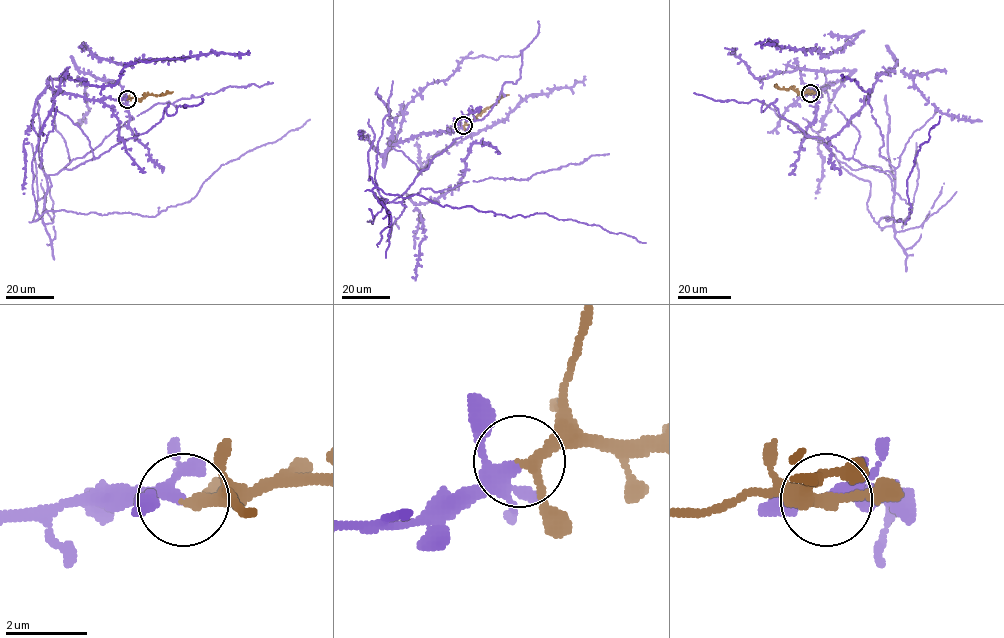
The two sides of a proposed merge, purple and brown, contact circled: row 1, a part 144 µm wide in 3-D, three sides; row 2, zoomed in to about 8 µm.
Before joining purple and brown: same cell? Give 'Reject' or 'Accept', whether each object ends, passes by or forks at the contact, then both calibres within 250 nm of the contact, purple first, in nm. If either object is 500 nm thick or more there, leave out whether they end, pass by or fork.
Accept. At the ring purple forks. At the ring brown passes by. Thickness 200 nm (purple) against 240 nm

